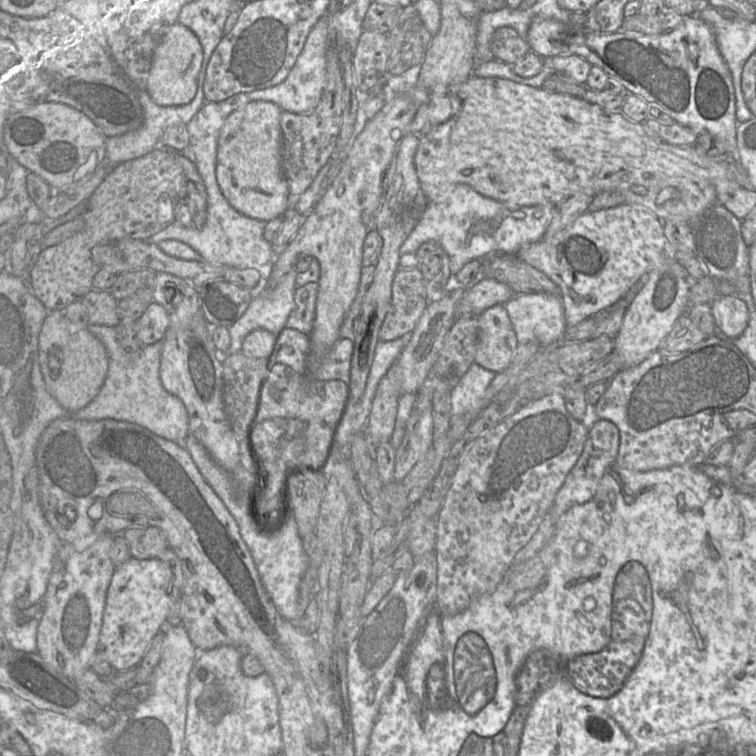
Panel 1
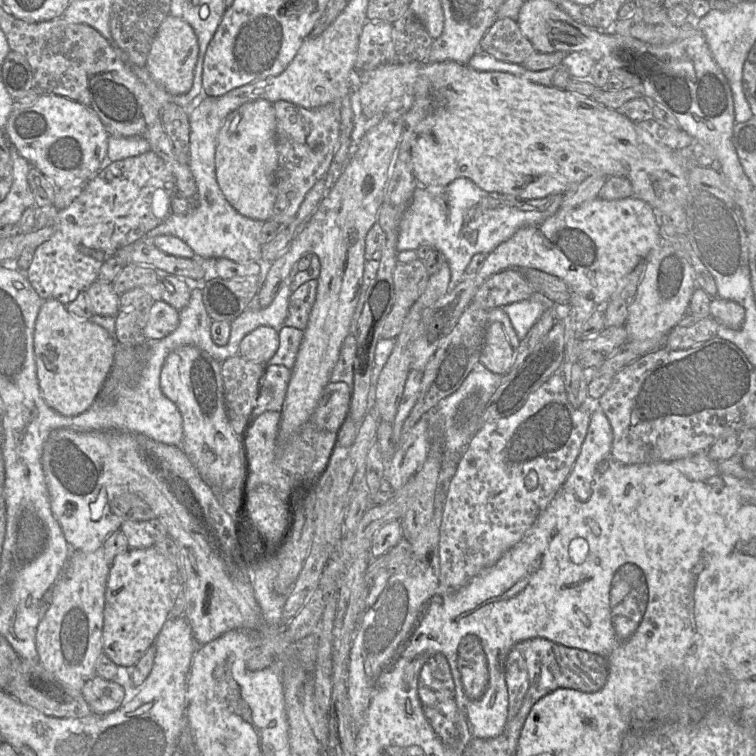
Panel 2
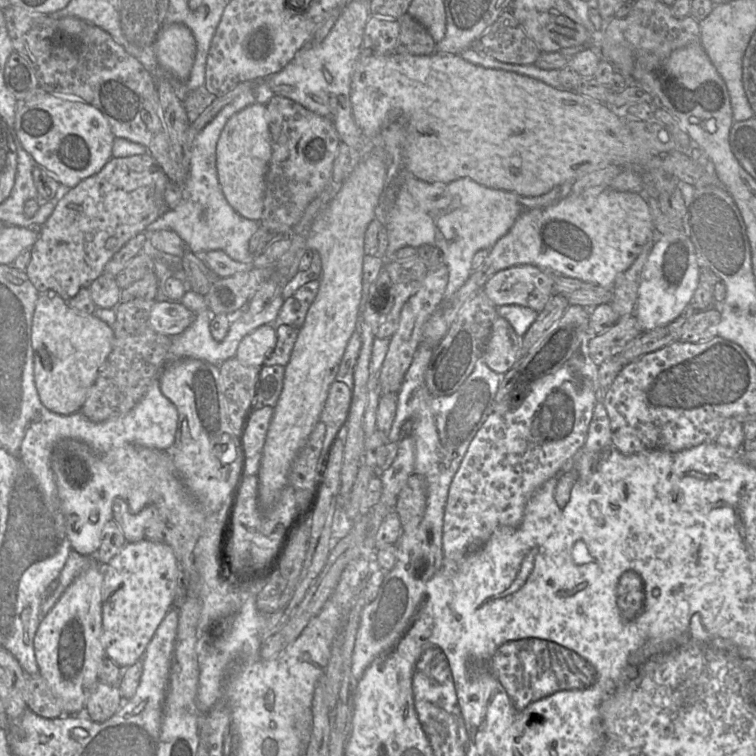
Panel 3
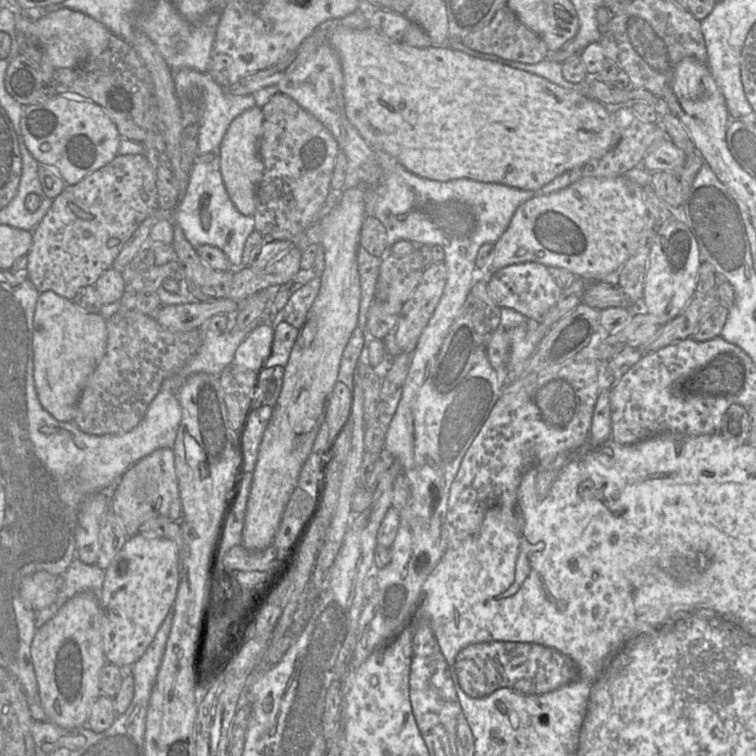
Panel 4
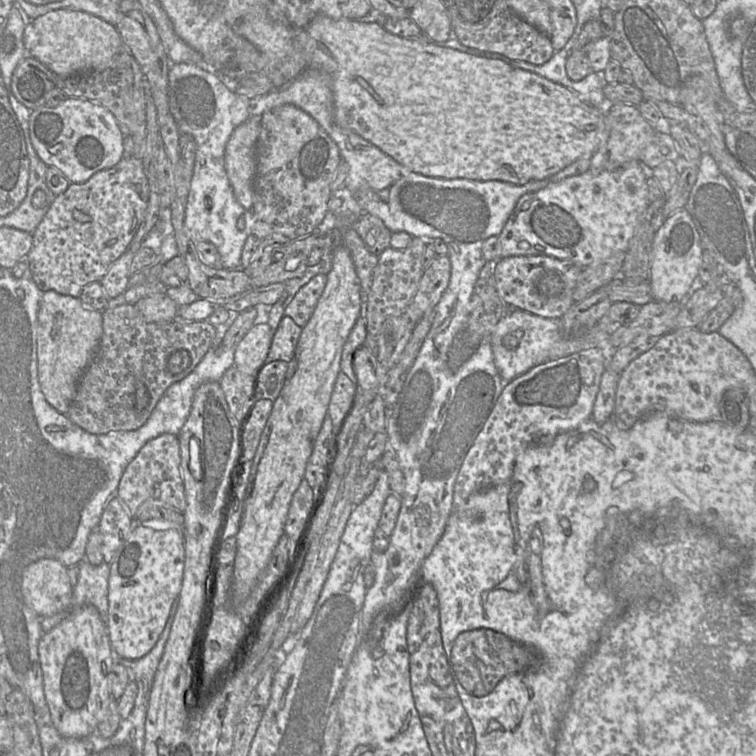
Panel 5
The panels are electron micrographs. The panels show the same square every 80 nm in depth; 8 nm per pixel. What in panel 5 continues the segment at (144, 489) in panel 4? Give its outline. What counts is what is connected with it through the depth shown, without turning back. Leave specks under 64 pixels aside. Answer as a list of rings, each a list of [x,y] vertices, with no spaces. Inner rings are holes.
[[[161,434],[148,441],[128,464],[120,478],[116,497],[134,519],[139,506],[147,499],[156,499],[184,512],[187,506],[185,487],[181,475],[179,434]]]

